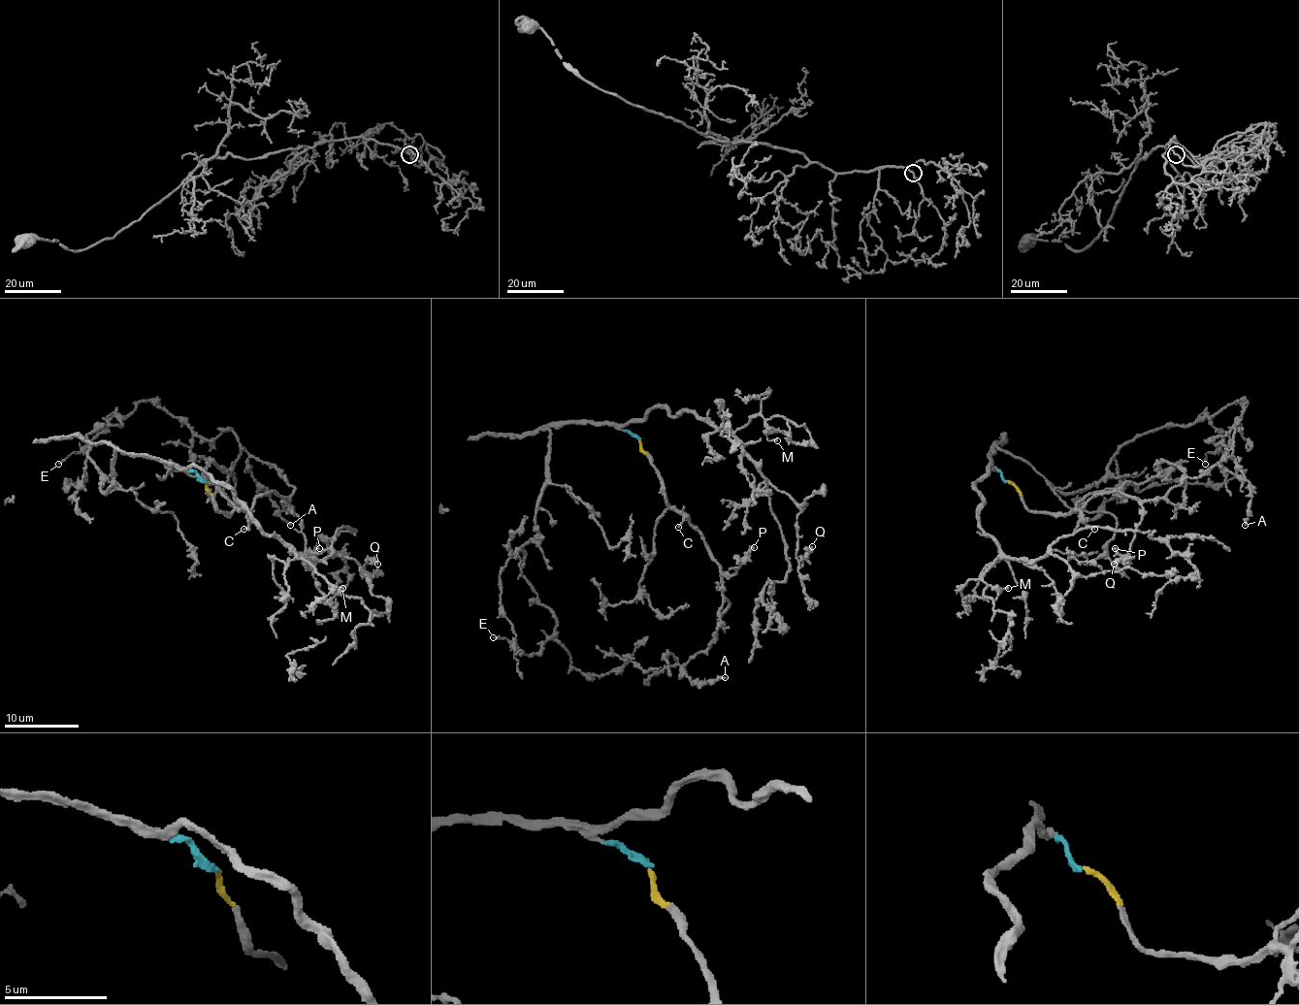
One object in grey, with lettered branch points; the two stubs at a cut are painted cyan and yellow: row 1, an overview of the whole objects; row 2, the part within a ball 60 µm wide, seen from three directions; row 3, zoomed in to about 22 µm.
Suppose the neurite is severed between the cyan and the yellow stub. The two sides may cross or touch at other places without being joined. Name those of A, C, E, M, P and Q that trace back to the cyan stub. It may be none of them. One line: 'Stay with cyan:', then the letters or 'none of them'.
Stay with cyan: E, M, Q

